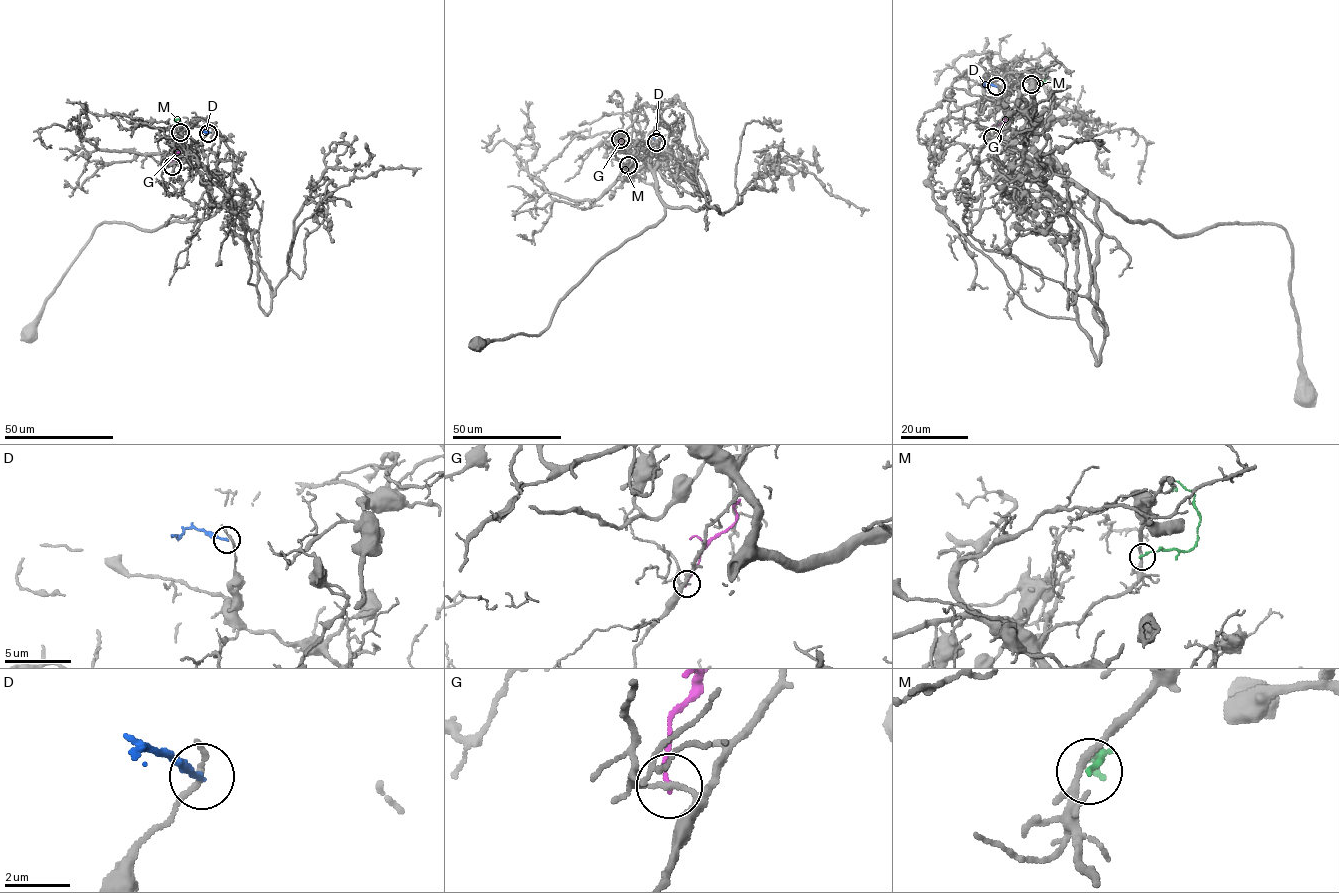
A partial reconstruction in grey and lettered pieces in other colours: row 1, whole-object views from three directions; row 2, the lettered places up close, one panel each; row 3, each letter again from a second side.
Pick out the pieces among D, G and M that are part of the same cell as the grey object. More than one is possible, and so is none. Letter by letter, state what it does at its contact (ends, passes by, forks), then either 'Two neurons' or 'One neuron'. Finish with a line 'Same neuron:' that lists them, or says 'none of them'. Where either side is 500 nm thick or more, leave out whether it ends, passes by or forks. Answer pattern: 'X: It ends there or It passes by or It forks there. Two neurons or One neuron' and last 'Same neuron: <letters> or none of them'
D: It ends there. Two neurons
G: It ends there. Two neurons
M: It ends there. Two neurons
Same neuron: none of them

